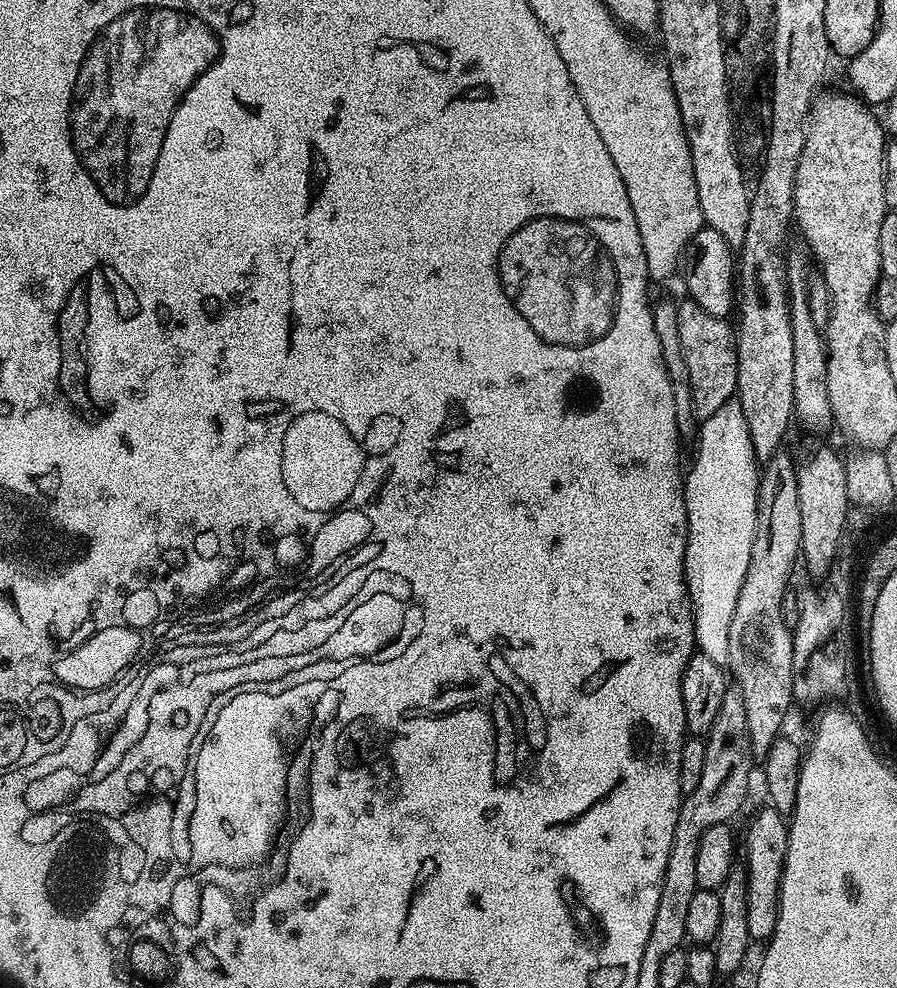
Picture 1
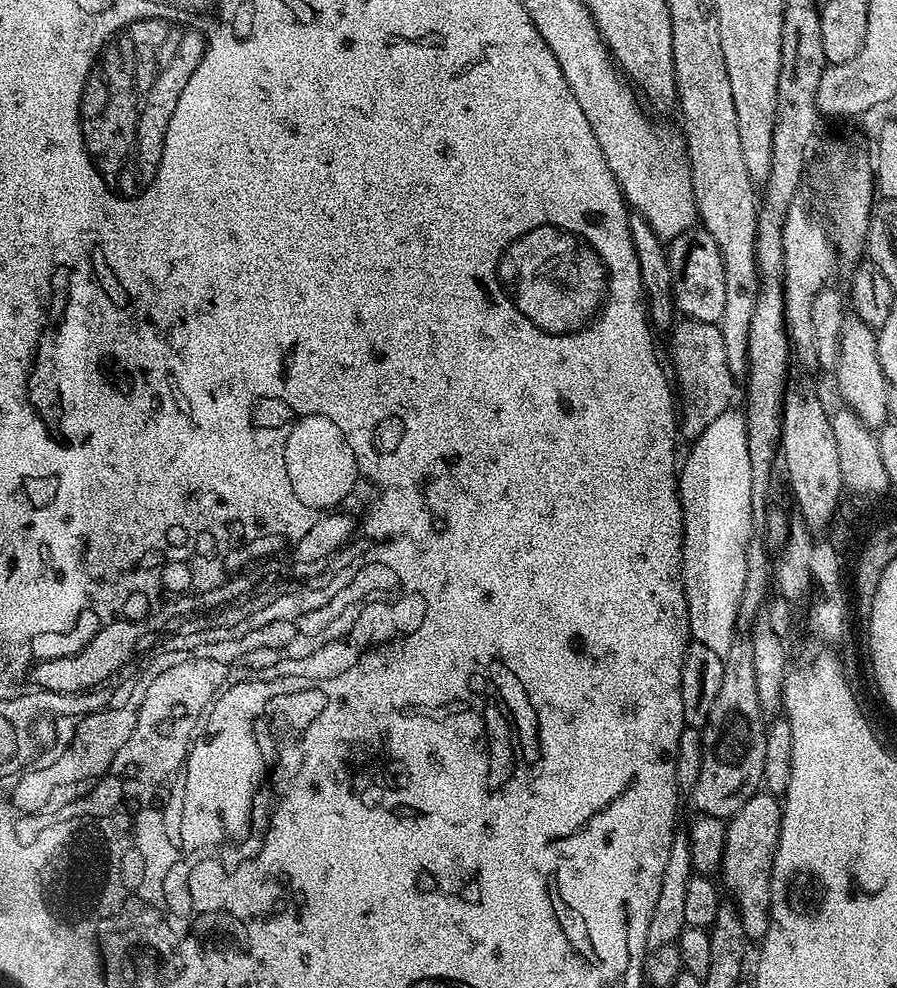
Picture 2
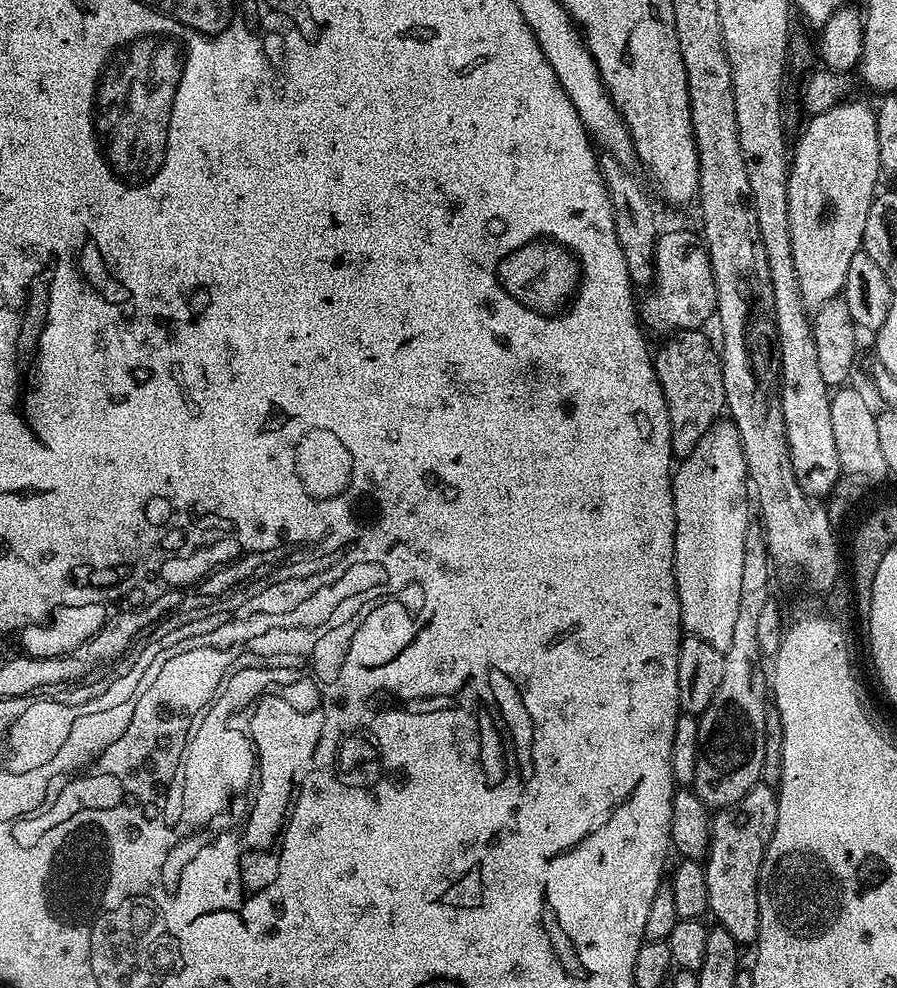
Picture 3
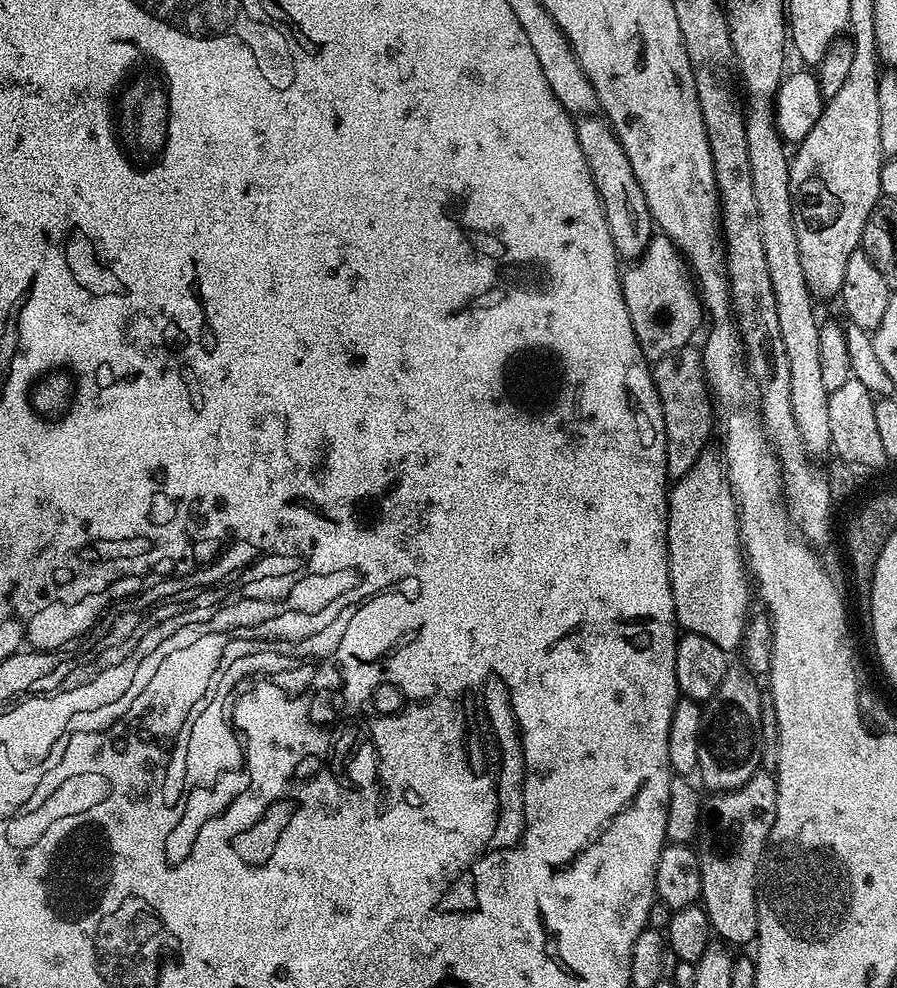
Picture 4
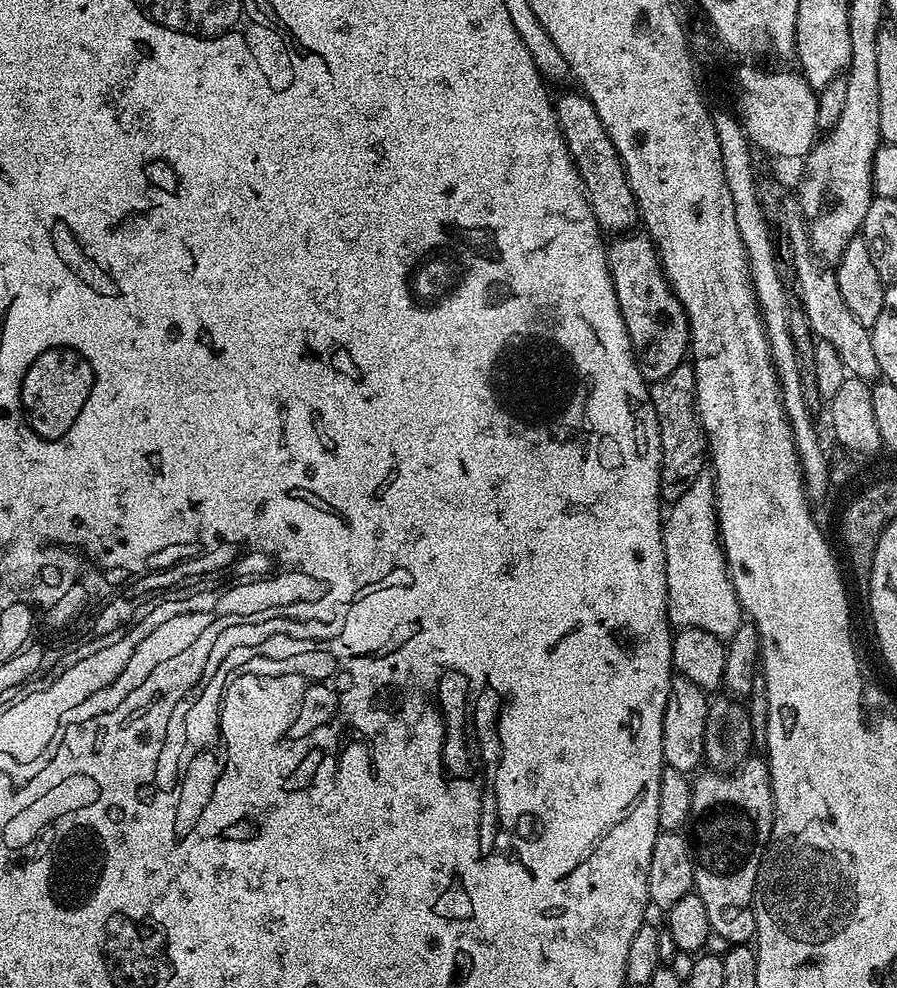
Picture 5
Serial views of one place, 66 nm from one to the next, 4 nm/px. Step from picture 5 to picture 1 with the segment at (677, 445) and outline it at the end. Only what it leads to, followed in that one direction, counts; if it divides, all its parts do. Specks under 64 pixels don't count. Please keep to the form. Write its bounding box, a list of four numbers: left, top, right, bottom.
[678,298,738,417]

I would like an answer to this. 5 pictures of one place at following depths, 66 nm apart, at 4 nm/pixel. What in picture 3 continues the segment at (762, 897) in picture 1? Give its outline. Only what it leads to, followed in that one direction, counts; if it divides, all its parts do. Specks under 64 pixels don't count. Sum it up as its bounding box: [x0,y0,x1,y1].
[703,782,778,946]

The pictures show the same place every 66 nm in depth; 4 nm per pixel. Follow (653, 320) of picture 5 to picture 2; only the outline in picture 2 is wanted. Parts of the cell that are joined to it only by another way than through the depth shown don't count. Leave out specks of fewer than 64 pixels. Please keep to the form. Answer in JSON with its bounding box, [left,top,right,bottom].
[666,226,726,324]

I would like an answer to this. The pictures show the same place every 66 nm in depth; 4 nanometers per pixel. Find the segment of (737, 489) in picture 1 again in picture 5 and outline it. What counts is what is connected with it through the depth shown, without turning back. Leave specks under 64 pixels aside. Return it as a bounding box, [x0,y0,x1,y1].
[664,474,742,641]

